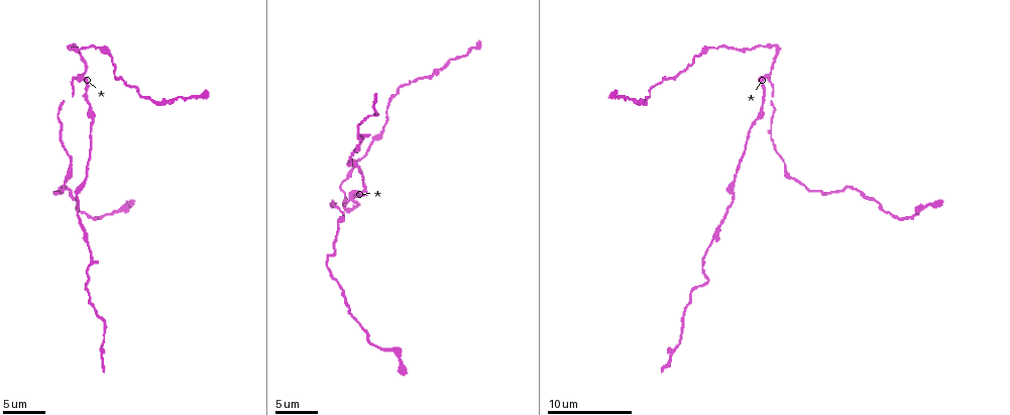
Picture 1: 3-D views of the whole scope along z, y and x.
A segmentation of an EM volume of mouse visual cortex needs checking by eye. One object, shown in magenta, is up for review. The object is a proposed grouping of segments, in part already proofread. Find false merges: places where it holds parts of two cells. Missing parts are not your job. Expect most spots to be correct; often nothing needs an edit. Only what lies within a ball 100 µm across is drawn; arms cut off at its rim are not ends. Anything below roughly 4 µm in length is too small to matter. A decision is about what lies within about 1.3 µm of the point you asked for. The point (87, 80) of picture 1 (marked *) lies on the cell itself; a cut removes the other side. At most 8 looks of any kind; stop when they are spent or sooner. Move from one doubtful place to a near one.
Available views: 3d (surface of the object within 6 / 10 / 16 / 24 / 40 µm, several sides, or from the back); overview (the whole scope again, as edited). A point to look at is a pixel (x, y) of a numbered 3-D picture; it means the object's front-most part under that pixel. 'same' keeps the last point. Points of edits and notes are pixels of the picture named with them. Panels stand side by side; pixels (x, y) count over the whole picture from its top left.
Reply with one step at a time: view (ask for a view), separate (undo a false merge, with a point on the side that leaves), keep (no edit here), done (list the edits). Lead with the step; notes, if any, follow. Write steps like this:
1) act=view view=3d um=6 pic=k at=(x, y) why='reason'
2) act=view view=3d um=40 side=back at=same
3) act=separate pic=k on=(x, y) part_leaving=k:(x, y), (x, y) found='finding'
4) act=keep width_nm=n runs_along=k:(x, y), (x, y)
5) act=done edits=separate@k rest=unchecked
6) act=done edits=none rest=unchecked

act=view view=3d um=10 pic=1 at=(380, 134) why='sudden change in width'

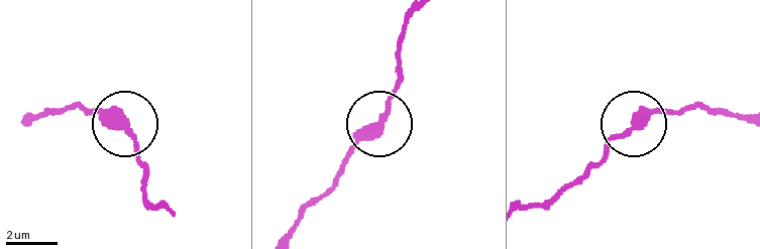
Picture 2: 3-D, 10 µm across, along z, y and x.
act=view view=3d um=6 pic=2 at=(127, 131)

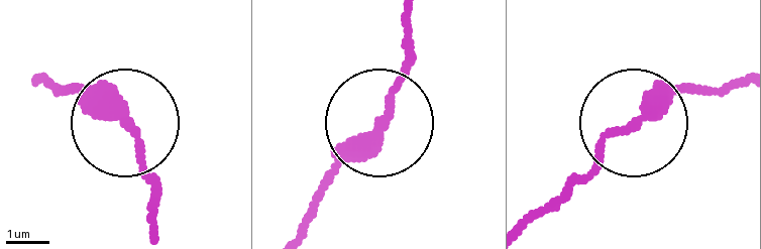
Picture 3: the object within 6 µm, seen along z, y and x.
act=keep runs_along=3:(734, 87), (658, 105), (553, 210) found='continuous, no second cell'

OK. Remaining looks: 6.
act=view view=3d um=10 pic=1 at=(753, 122) why='calibre changes'

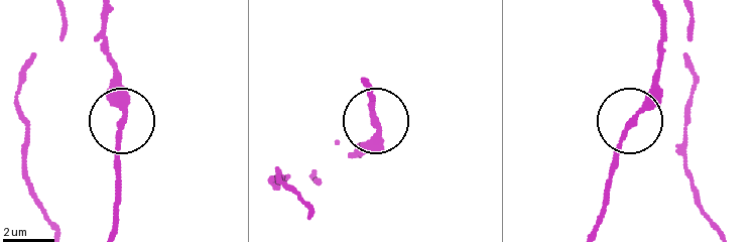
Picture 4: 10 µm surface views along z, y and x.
act=keep width_nm=260 found='continuous, no second cell'

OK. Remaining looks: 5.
act=view view=3d um=16 pic=1 at=(706, 281) why='abrupt turn'

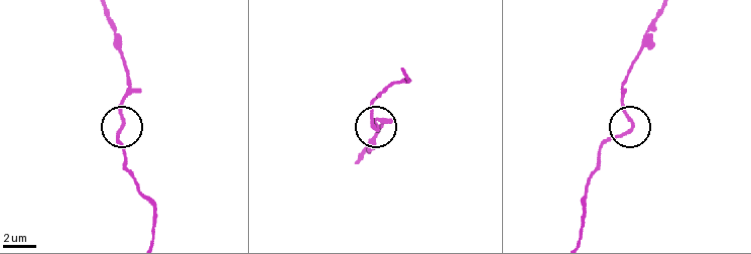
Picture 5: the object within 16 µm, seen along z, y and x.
act=keep runs_along=5:(107, 16), (128, 69), (128, 93), (119, 114), (122, 149) found='one cell here'

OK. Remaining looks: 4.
act=view view=3d um=10 pic=1 at=(385, 351) why='thick turns thin'

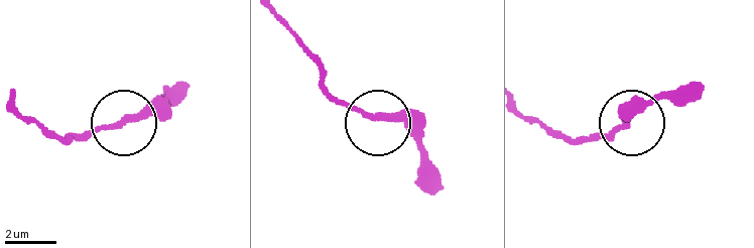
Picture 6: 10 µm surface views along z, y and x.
act=keep runs_along=6:(523, 114), (575, 135), (606, 135), (651, 99) found='all the same cell'

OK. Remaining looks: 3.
act=done edits=none rest=unchecked

